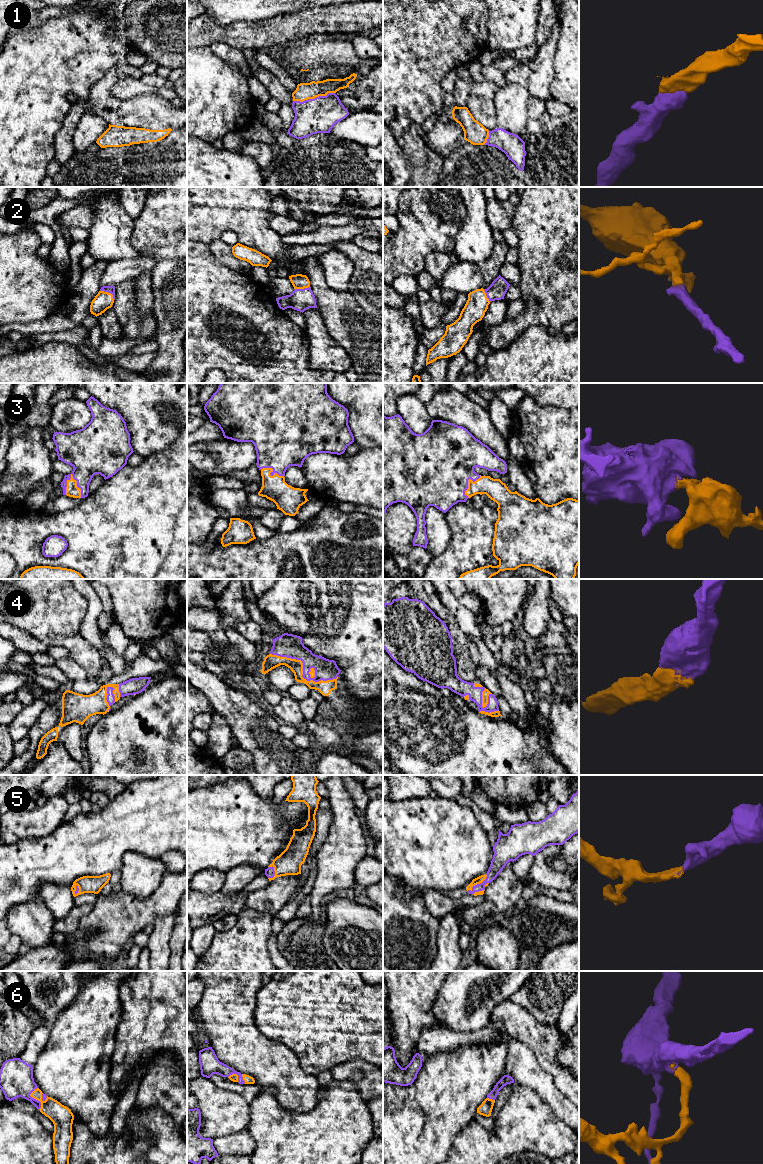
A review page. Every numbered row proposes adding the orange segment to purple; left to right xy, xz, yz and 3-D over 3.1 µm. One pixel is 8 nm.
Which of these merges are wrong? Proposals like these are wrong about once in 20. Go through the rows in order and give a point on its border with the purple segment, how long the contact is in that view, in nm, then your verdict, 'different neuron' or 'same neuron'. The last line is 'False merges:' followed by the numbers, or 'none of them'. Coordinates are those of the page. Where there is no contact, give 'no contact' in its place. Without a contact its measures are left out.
1: meets purple in xz at (314, 98); contact 340 nm long; same neuron
2: meets purple in xy at (108, 292); contact 140 nm long; same neuron
3: meets purple in xy at (77, 485); contact 220 nm long; same neuron
4: meets purple in xz at (303, 671); contact 600 nm long; same neuron
5: meets purple in yz at (477, 884); contact 200 nm long; same neuron
6: meets purple in xy at (35, 1099); contact 180 nm long; same neuron
False merges: none of them

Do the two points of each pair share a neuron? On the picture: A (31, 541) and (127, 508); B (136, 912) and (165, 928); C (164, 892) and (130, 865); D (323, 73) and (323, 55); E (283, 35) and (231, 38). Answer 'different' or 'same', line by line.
A: same
B: different
C: different
D: different
E: same

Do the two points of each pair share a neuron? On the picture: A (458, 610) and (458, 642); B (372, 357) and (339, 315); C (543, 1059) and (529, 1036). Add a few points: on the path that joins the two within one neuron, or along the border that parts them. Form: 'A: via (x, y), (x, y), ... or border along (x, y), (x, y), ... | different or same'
A: border along (444, 606), (451, 612), (457, 625), (466, 636) | different
B: via (371, 347), (349, 325) | same
C: via (543, 1053), (543, 1050), (535, 1042) | same

